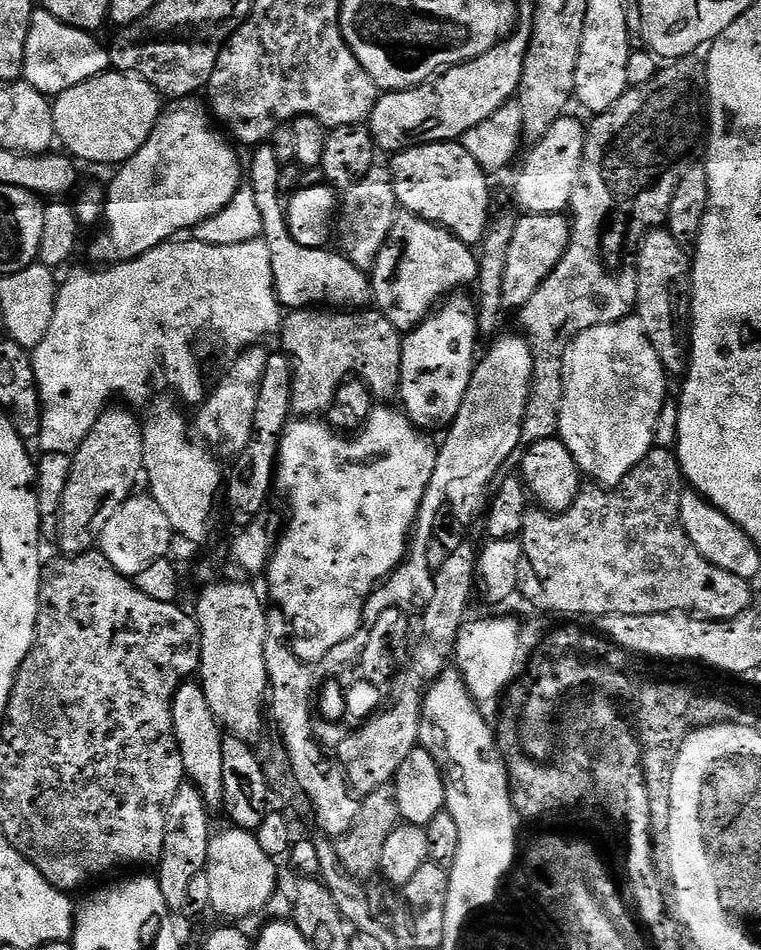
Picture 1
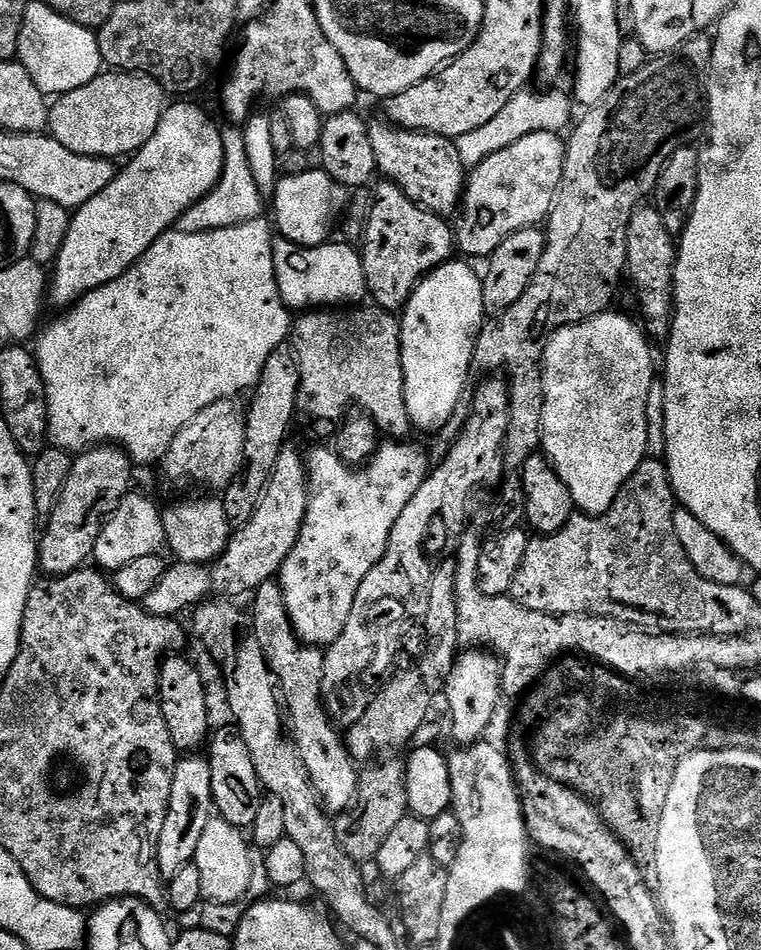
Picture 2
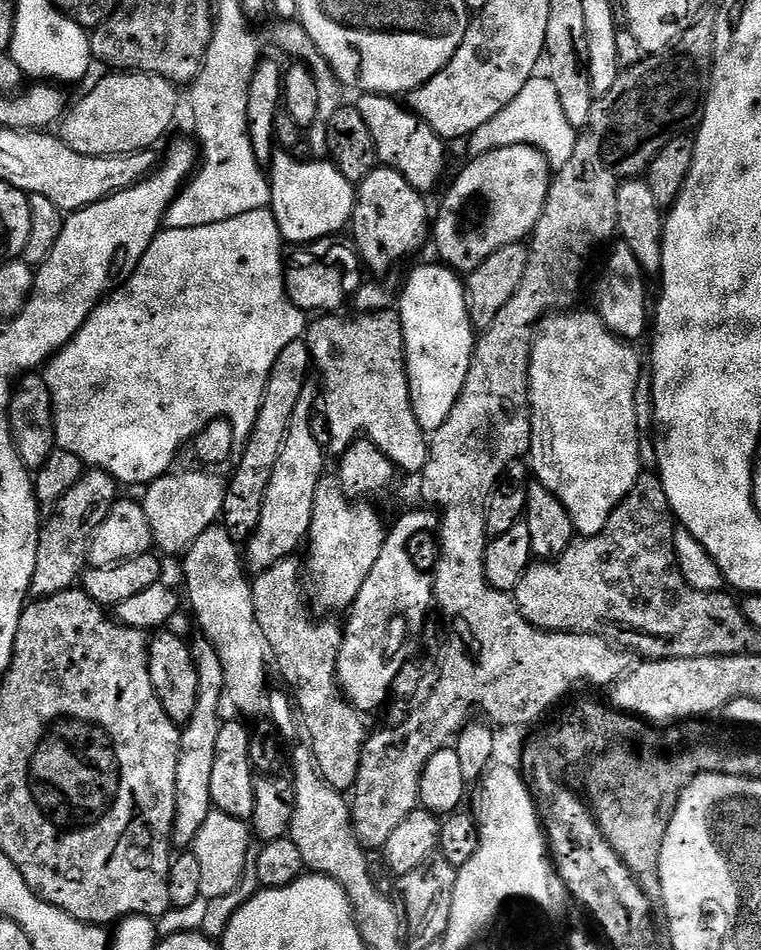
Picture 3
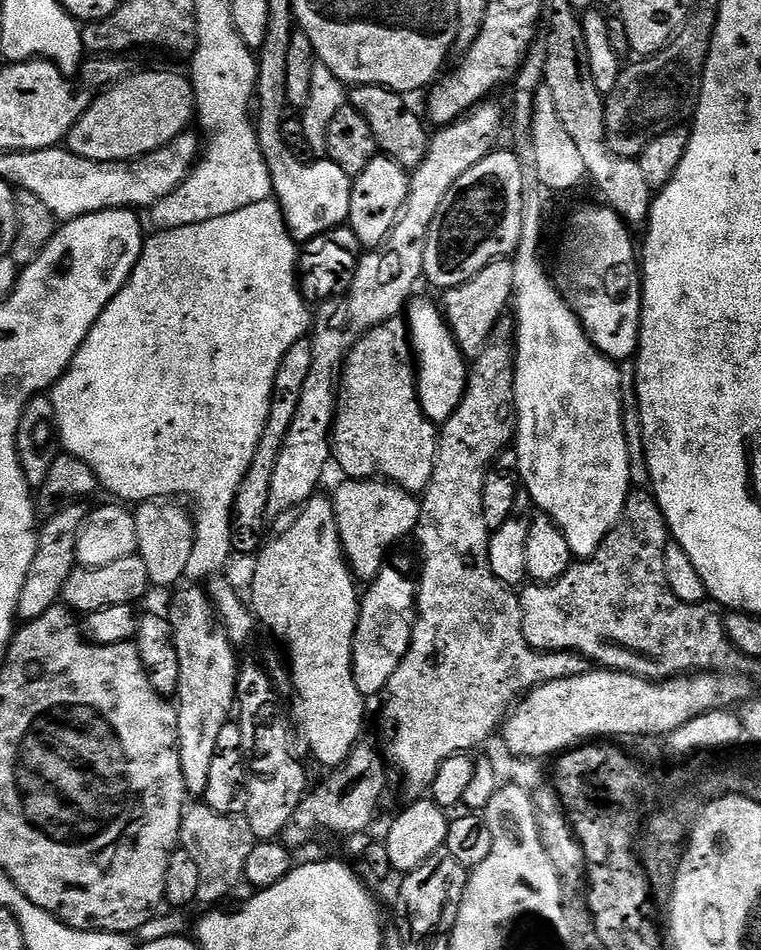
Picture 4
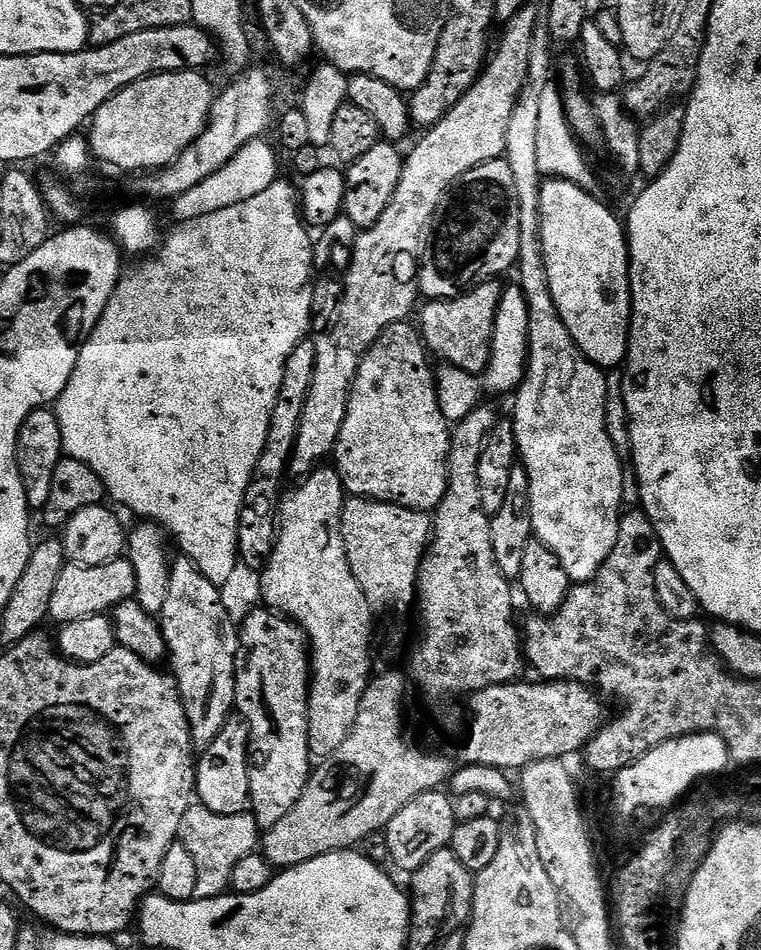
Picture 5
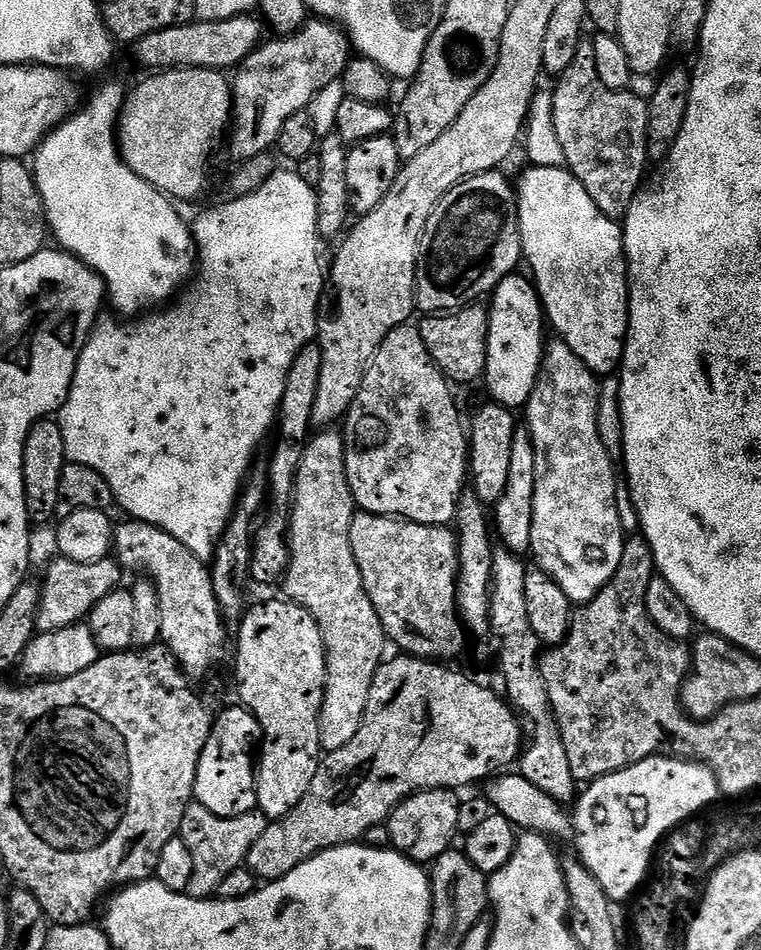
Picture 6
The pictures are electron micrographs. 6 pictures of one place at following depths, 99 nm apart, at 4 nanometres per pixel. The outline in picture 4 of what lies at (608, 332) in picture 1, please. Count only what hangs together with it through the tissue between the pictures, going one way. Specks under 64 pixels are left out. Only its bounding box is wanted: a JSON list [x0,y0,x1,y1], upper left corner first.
[511,178,631,558]

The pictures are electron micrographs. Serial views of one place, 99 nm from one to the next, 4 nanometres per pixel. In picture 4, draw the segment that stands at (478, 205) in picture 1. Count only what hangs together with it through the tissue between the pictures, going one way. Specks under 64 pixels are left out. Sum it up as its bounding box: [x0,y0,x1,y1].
[346,84,430,170]

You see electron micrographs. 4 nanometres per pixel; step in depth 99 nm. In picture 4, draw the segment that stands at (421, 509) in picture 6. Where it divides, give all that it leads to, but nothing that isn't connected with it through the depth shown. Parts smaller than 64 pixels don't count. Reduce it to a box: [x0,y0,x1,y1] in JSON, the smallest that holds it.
[332,319,438,494]

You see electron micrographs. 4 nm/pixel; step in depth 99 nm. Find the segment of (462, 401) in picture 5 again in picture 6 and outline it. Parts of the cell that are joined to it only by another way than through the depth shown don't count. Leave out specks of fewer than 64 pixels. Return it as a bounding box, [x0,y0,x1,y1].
[482,272,546,410]

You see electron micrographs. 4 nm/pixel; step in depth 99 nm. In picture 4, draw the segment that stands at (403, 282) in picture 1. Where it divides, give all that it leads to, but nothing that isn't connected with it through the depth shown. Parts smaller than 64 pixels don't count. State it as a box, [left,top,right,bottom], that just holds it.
[346,154,409,250]

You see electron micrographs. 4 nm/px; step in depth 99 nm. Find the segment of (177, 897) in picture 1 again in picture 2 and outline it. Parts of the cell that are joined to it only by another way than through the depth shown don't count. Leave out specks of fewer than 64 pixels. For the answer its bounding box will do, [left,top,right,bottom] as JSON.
[158,754,213,881]

